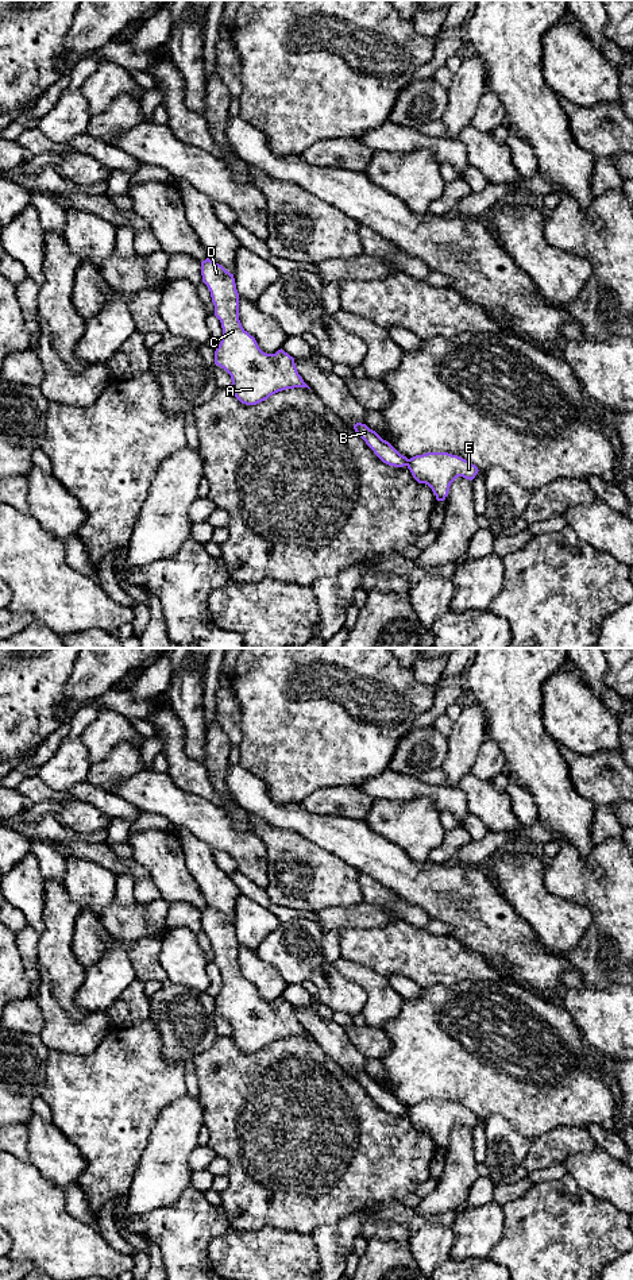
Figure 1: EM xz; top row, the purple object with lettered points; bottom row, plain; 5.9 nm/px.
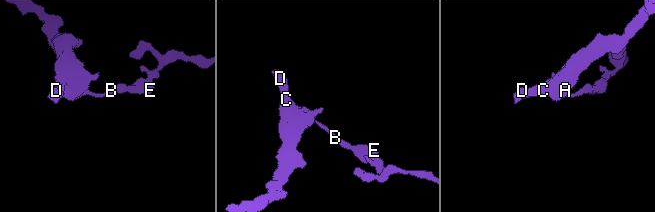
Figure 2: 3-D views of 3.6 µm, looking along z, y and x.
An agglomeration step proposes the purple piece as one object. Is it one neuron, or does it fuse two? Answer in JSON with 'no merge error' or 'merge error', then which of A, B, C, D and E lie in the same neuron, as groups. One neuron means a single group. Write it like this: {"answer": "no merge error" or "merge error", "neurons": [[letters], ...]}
{"answer": "merge error", "neurons": [["A", "B", "C", "D"], ["E"]]}

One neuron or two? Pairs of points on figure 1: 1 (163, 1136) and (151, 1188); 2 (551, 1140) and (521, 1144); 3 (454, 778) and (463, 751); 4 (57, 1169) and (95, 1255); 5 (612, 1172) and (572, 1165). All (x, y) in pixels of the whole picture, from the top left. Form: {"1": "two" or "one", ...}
{"1": "one", "2": "two", "3": "one", "4": "two", "5": "one"}

